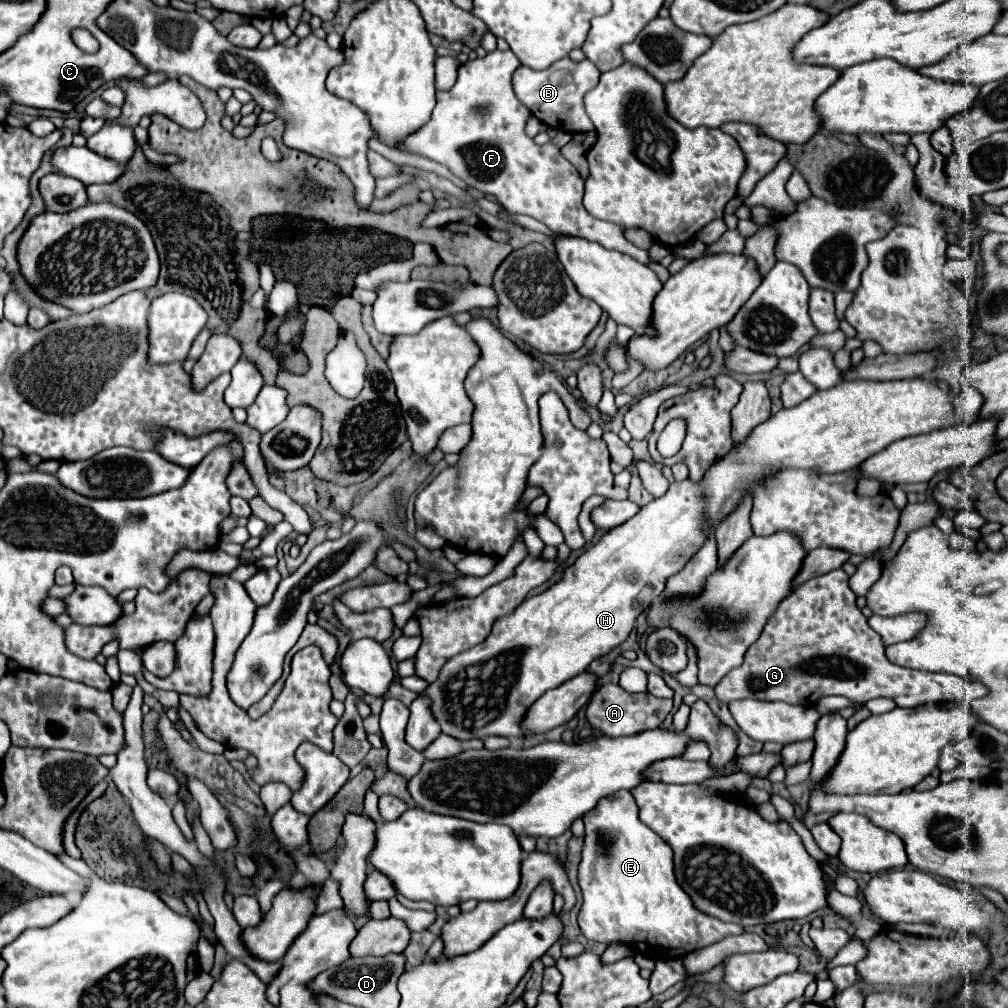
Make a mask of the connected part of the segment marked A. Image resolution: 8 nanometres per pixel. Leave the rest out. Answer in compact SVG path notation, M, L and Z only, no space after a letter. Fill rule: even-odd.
M603 684L587 704L587 720L593 728L601 730L605 736L613 736L613 738L631 736L631 734L661 726L665 716L671 712L671 706L673 706L671 698L663 700L649 692L631 694L631 692L625 692L619 684Z

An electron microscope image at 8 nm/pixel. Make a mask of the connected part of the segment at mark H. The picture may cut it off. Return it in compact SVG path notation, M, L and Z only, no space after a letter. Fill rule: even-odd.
M907 378L897 382L845 380L829 390L815 392L795 408L779 410L767 422L759 424L743 444L735 446L723 460L719 460L705 474L705 480L673 482L665 496L643 506L631 520L609 530L595 546L585 550L573 566L565 568L563 578L557 584L543 594L527 598L511 614L497 618L485 642L447 660L439 678L425 690L425 696L431 700L429 708L441 726L441 732L457 740L483 740L487 736L523 738L525 730L521 728L521 722L529 706L547 690L557 688L565 680L585 672L593 660L605 656L611 648L625 642L635 618L663 594L667 578L679 572L703 546L703 526L707 524L703 520L703 512L717 526L721 518L725 518L739 504L745 492L753 492L765 476L777 474L781 468L811 468L827 474L845 472L857 468L861 462L865 462L865 458L885 450L895 440L953 424L975 422L981 406L983 396L977 390L969 392L967 396L961 388L951 388L945 384L941 386L931 378Z

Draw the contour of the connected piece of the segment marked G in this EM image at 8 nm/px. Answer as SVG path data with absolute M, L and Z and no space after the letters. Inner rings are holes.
M831 570L823 576L811 578L805 584L799 584L789 598L785 598L777 612L767 622L763 634L745 654L745 662L739 668L727 672L721 682L715 686L715 694L723 702L739 700L739 698L755 698L755 700L779 700L787 704L799 706L815 706L821 696L845 696L853 702L869 702L873 698L885 696L895 700L901 708L915 708L929 702L961 702L965 700L963 686L965 680L953 674L941 672L923 672L895 666L885 656L885 646L881 646L881 638L867 624L867 618L855 606L855 594L849 588L849 576L845 570Z

